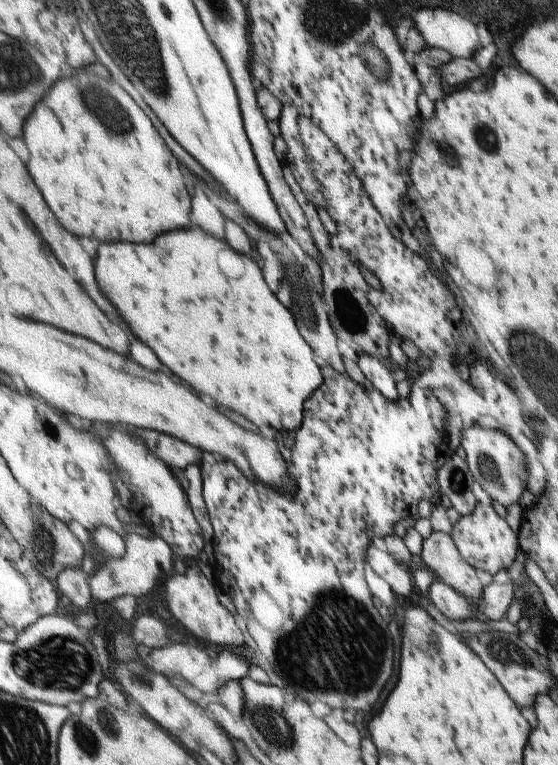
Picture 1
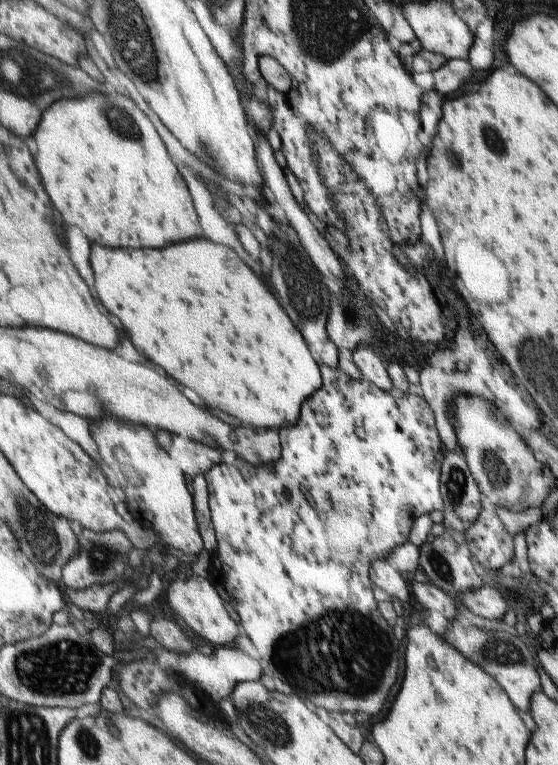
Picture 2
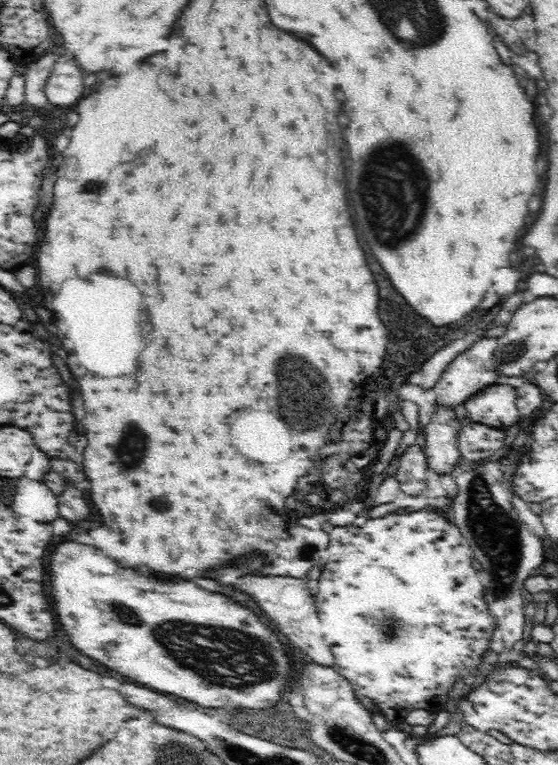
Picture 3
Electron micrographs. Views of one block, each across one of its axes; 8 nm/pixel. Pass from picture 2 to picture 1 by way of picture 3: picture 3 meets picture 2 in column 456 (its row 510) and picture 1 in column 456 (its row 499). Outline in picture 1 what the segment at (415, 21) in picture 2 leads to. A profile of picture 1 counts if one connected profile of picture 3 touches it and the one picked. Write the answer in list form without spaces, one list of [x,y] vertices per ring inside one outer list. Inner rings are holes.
[[[419,9],[414,12],[411,22],[426,47],[445,50],[452,58],[471,59],[473,52],[480,47],[475,25],[448,9]]]

